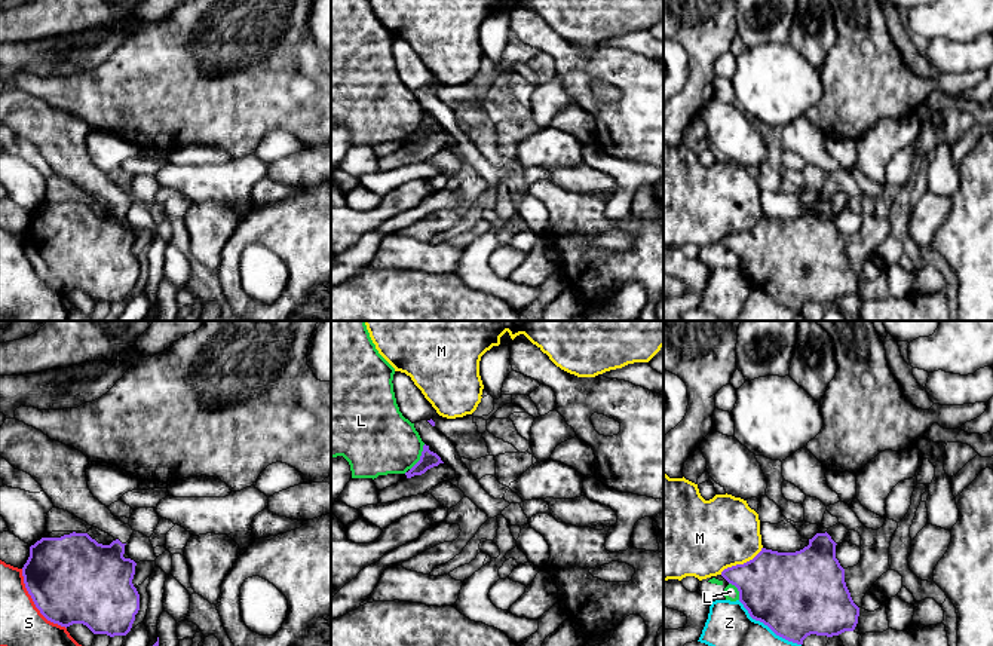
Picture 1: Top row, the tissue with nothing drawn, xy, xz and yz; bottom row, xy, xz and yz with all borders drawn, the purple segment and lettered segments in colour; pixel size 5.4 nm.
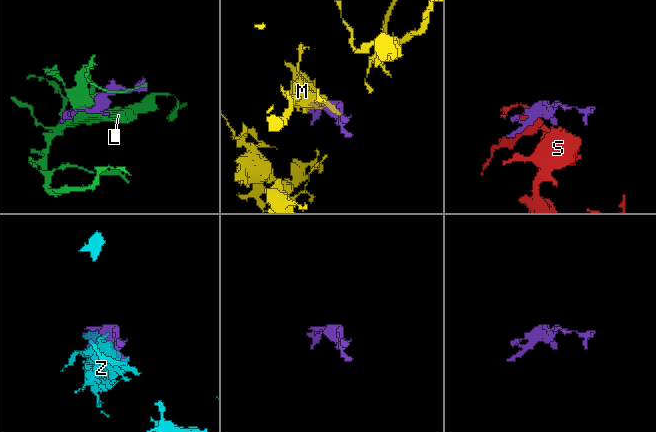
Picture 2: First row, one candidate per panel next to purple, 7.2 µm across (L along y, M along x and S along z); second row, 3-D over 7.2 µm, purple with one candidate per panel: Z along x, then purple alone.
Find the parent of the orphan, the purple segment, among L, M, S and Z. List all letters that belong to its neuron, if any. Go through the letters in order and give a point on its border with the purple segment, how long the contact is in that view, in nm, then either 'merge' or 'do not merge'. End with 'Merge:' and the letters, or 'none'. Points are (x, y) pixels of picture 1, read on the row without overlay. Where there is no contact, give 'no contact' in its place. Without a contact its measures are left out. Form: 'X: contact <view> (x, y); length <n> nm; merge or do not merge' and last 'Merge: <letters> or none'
L: contact xz (420, 125); length 170 nm; do not merge
M: contact yz (741, 232); length 280 nm; do not merge
S: contact xy (34, 271); length 400 nm; do not merge
Z: contact yz (768, 293); length 420 nm; do not merge
Merge: none

